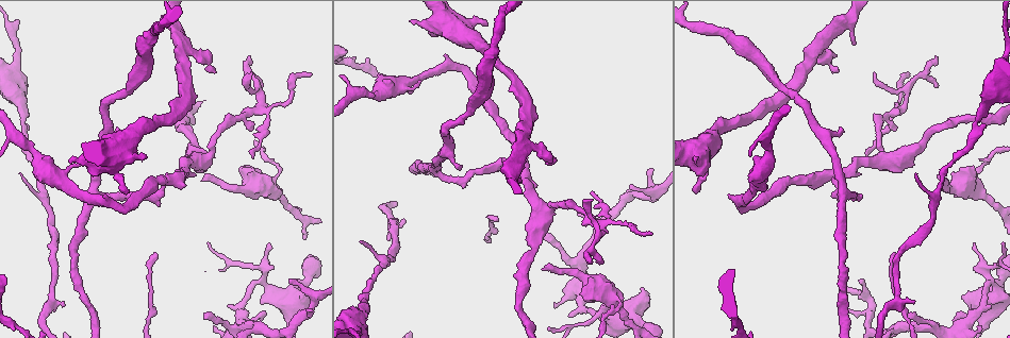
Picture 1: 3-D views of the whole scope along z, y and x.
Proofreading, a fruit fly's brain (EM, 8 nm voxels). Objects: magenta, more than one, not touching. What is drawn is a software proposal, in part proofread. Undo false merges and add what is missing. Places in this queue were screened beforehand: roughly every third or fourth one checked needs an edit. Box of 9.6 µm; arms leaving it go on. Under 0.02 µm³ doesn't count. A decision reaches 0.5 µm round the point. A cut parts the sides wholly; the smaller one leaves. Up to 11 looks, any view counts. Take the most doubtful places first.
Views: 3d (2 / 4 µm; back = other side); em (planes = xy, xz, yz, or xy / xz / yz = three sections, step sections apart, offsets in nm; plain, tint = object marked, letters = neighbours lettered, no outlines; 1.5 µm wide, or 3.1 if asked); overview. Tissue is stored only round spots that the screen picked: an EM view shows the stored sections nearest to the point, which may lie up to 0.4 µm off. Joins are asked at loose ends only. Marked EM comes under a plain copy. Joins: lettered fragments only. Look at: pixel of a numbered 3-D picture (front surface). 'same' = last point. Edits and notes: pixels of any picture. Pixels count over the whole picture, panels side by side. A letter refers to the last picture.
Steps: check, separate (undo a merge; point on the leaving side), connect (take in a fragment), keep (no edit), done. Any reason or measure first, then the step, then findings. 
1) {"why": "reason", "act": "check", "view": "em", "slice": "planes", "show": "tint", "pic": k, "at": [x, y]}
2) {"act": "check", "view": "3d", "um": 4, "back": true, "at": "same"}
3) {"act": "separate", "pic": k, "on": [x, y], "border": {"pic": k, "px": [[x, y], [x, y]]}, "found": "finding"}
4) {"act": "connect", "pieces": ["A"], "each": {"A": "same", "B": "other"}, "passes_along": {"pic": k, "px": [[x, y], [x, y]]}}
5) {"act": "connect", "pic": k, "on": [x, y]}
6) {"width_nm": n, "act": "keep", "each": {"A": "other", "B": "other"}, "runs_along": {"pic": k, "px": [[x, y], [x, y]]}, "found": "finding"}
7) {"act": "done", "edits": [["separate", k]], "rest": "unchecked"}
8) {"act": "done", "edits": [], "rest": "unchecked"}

{"why": "an open end", "act": "check", "view": "em", "slice": "planes", "show": "letters", "pic": 1, "at": [834, 70]}

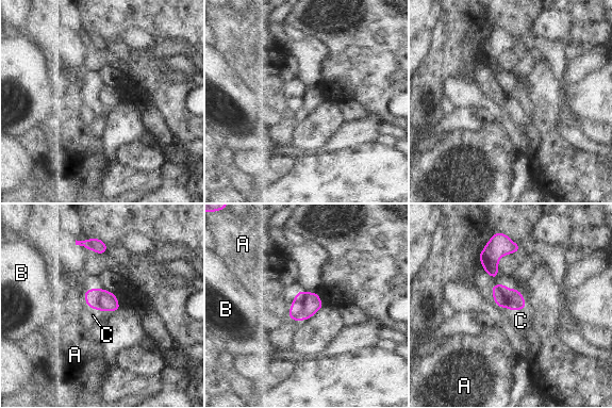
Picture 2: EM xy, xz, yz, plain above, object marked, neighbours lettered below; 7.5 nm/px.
{"act": "connect", "pieces": ["C"], "each": {"A": "other", "B": "other", "C": "same"}, "passes_along": {"pic": 2, "px": [[100, 299], [94, 308], [93, 315]]}, "found": "the neuron continues"}

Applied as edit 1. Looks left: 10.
{"act": "check", "view": "overview"}

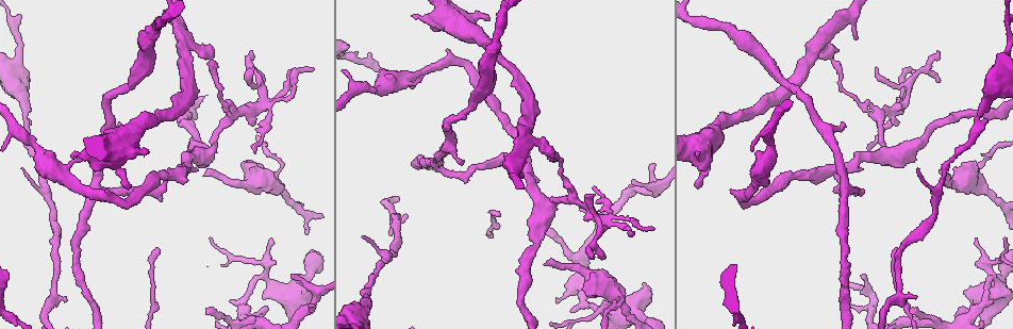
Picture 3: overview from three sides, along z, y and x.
{"why": "an open end", "act": "check", "view": "3d", "um": 4, "pic": 3, "at": [462, 162]}

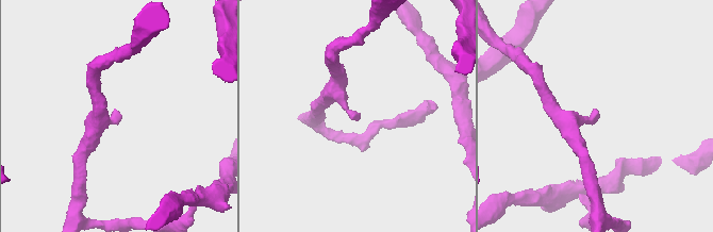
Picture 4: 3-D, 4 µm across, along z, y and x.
{"why": "shape alone is not enough", "act": "check", "view": "em", "slice": "planes", "show": "letters", "pic": 4, "at": [599, 114]}

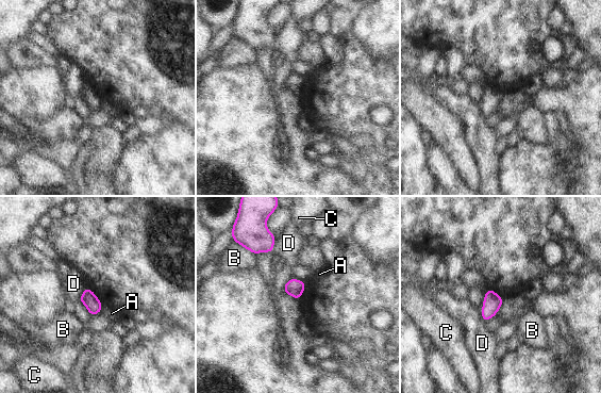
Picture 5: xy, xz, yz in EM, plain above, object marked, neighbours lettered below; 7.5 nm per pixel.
{"longest_contact_nm": ["D", 110], "act": "keep", "each": {"A": "other", "B": "other", "C": "other", "D": "other"}, "found": "none of them fits"}

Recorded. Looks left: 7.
{"act": "done", "edits": [["connect", 2]], "rest": "unchecked"}

